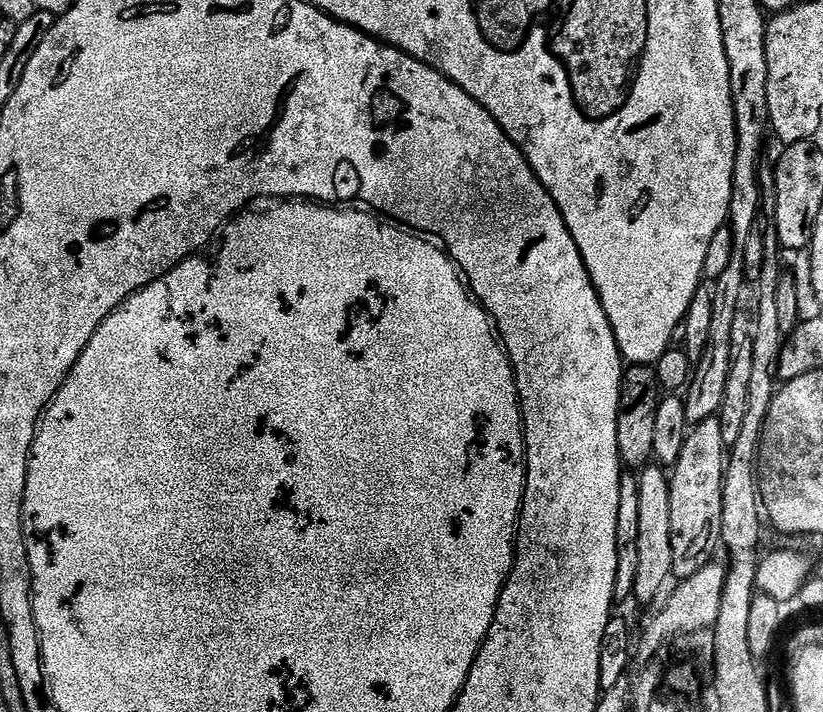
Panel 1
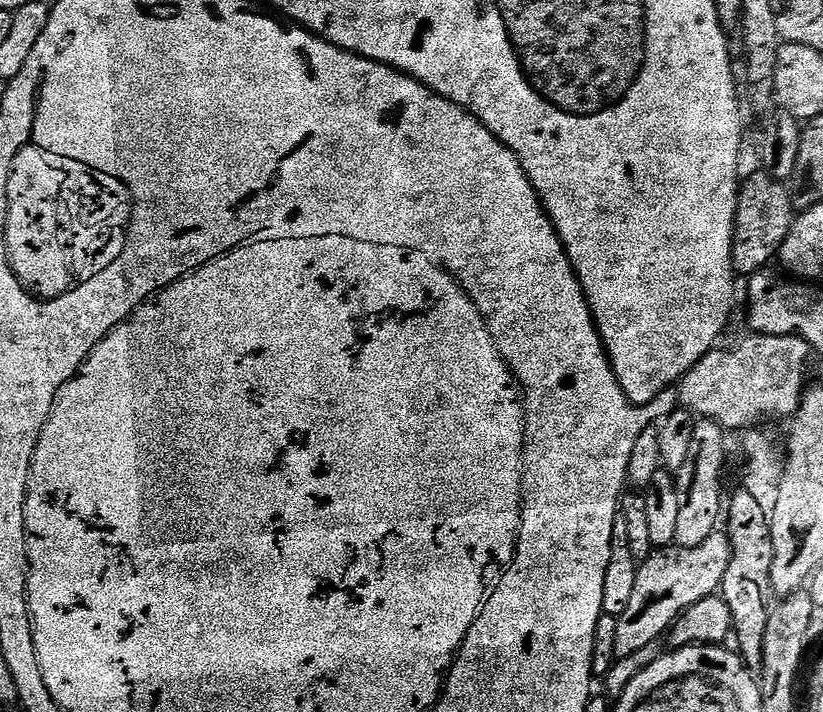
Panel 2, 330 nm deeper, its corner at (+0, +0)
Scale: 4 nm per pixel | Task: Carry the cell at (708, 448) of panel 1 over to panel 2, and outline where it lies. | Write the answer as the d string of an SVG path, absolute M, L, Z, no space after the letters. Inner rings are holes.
M697 419L690 434L690 450L686 450L686 462L682 462L678 475L675 477L676 493L680 495L678 506L678 530L675 545L678 547L698 546L704 542L712 532L717 531L716 519L722 516L722 496L720 500L720 474L724 470L724 435L725 429L715 421Z

